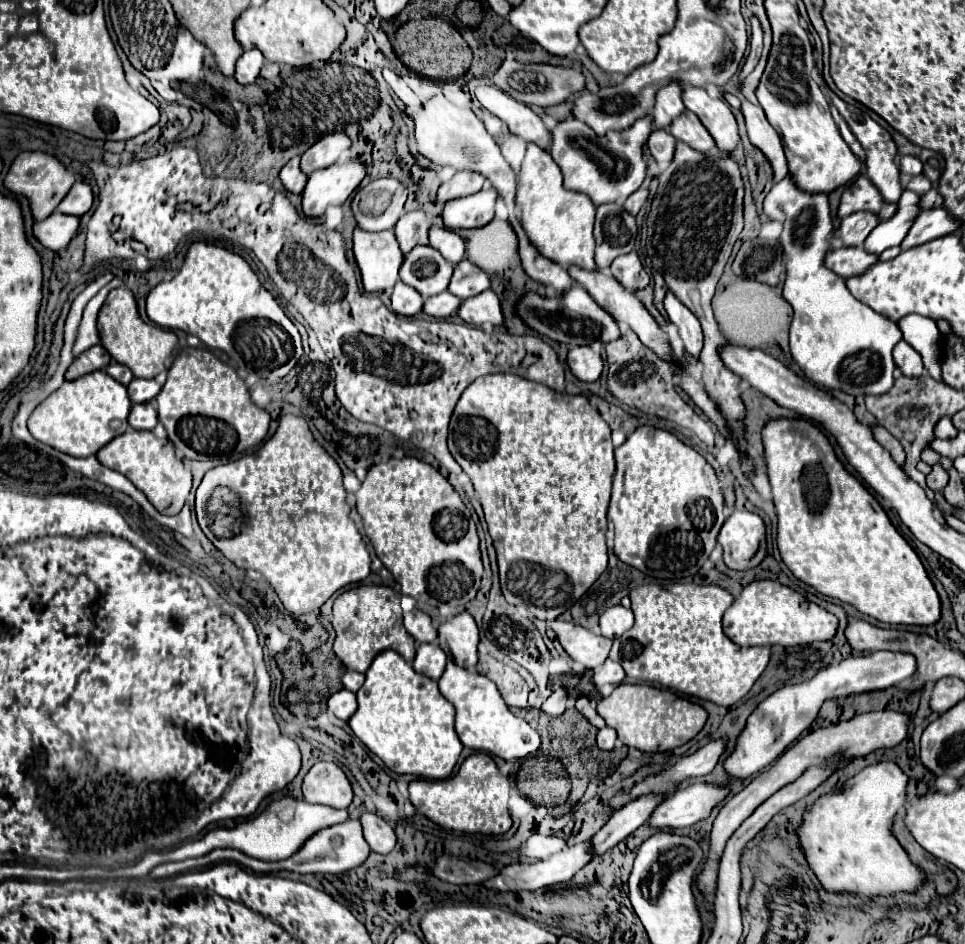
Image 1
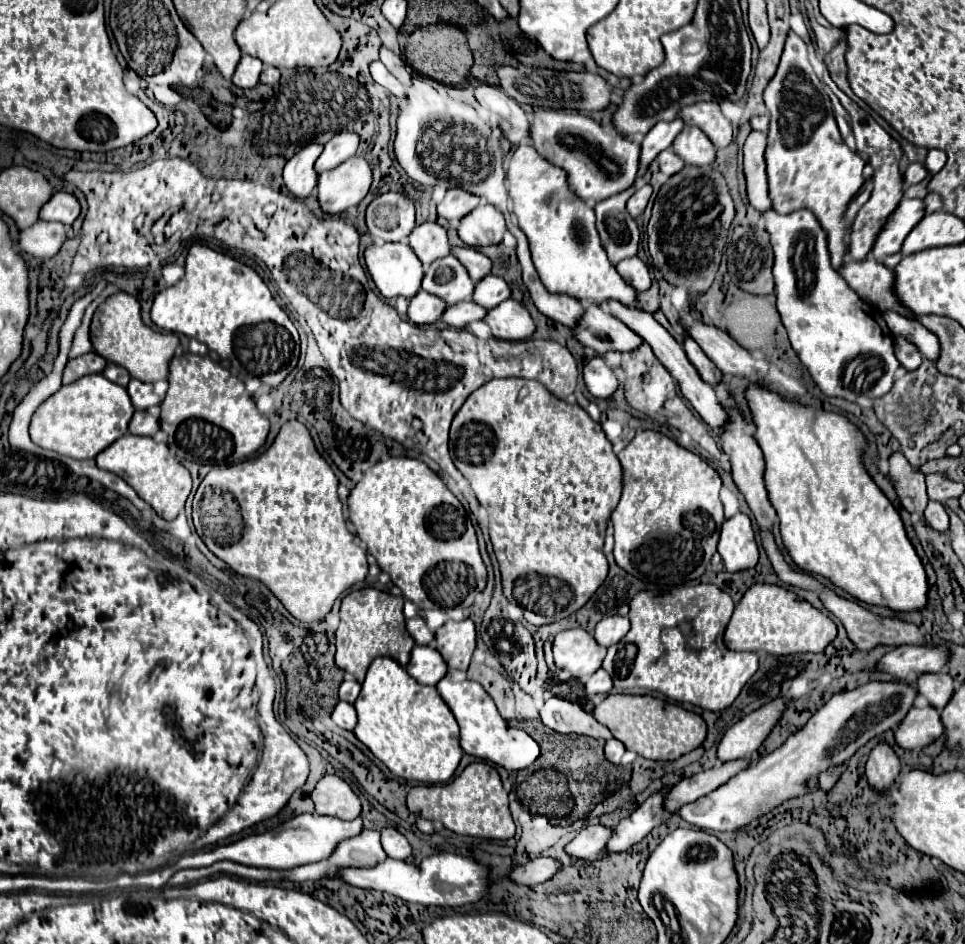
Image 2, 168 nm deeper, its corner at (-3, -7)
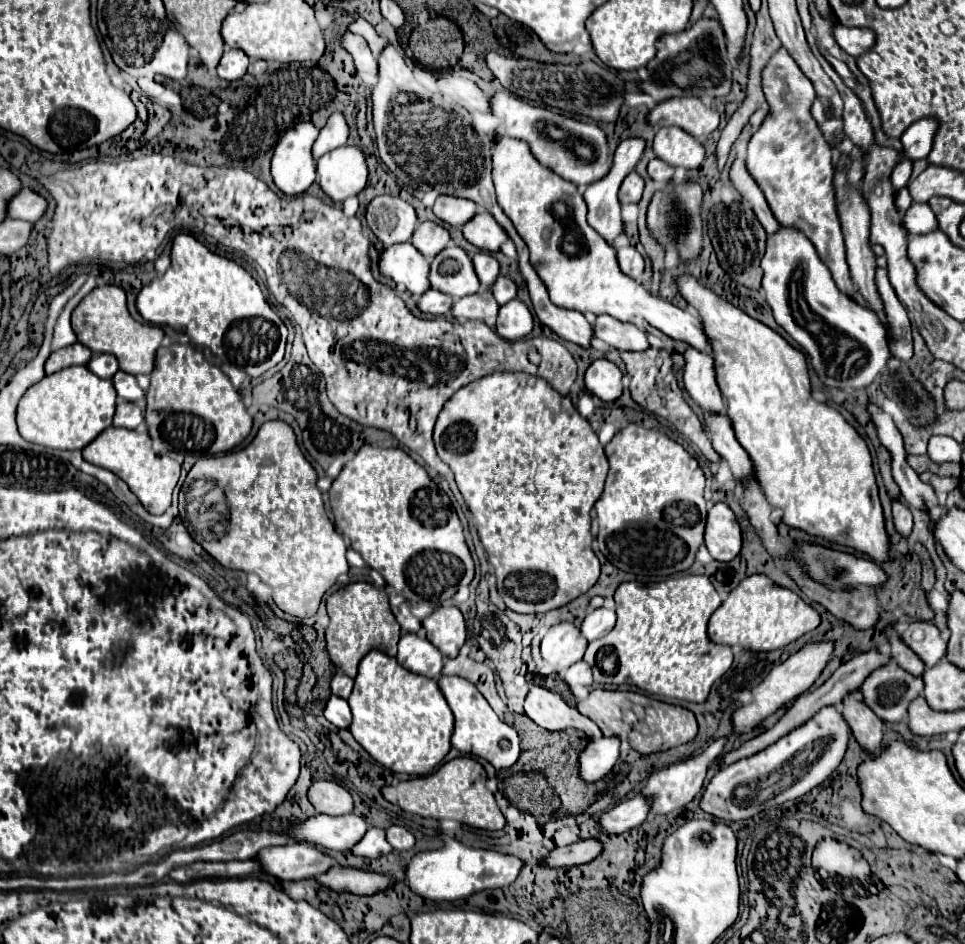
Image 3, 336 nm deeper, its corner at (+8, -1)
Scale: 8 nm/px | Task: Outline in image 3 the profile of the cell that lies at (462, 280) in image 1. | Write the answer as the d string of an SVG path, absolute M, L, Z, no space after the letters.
M498 277L498 281L494 283L494 287L492 287L492 293L494 293L494 297L496 297L496 301L500 303L500 305L506 305L508 301L512 301L512 299L516 299L516 295L518 295L518 287L516 287L516 283L510 279L510 277Z

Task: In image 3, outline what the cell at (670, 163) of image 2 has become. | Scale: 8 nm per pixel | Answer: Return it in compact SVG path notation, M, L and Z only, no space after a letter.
M652 159L648 163L648 175L656 181L656 183L668 183L674 177L674 167L660 161L660 159Z

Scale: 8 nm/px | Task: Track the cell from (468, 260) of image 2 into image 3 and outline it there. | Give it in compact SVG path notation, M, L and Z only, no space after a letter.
M484 251L472 255L472 263L474 263L476 275L478 275L482 287L486 287L486 289L492 287L496 277L500 275L500 263L490 253L484 253Z

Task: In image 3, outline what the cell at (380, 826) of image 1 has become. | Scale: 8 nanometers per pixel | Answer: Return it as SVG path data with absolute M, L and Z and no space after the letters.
M392 825L392 827L386 831L386 837L388 837L390 845L392 845L396 851L412 849L412 847L414 847L414 843L416 843L414 835L412 835L408 829L400 827L400 825Z

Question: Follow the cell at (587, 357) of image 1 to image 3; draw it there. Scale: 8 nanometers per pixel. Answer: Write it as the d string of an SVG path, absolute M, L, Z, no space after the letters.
M608 359L592 361L586 371L586 387L590 393L606 403L616 401L622 395L622 371Z

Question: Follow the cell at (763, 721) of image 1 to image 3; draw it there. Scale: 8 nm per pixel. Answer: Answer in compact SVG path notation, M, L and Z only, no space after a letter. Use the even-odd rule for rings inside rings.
M928 621L910 623L908 629L902 633L902 639L924 661L926 667L936 665L946 653L946 641L940 637L940 631L936 629L936 625ZM916 631L922 633L922 639L914 637Z

